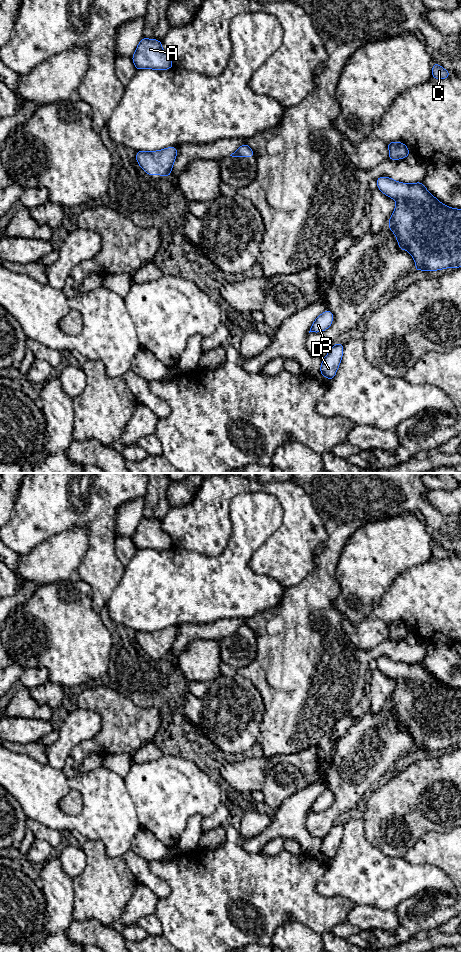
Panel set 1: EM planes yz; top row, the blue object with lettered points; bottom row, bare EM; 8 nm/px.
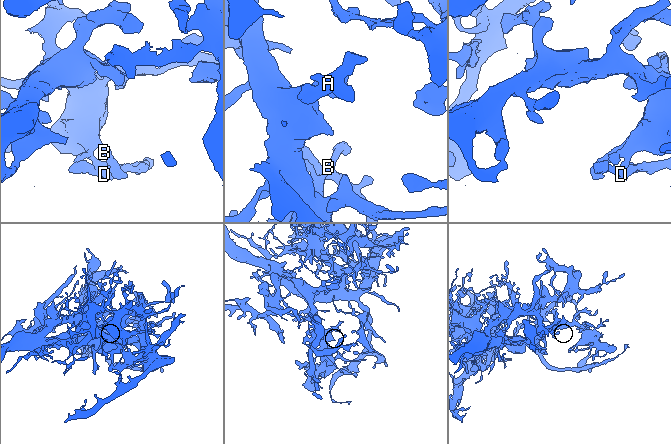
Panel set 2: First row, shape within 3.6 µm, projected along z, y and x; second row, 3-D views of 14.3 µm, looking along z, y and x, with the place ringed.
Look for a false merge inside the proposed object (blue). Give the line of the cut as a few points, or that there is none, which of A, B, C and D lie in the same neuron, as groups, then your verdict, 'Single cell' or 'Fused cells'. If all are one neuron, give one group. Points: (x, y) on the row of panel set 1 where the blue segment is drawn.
No split. Groups: A B C D. Single cell

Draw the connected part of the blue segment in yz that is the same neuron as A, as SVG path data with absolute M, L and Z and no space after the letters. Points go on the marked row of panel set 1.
M144 37L139 42L132 60L137 70L167 70L174 66L171 58L162 49L162 42Z

